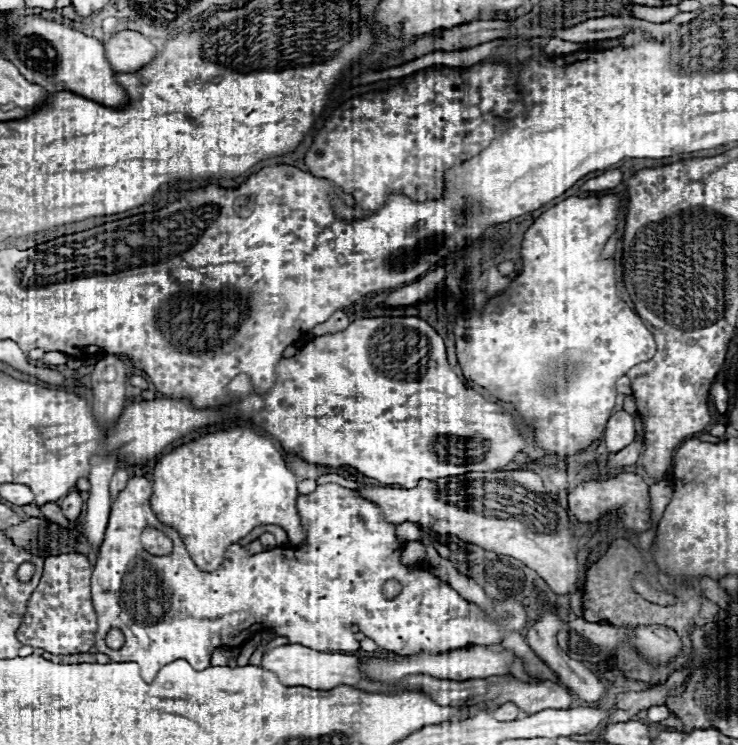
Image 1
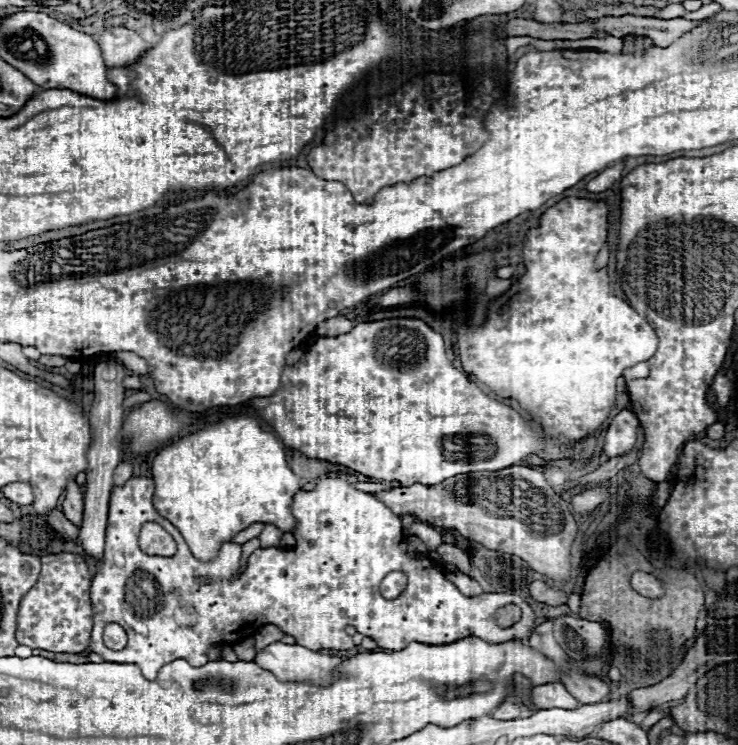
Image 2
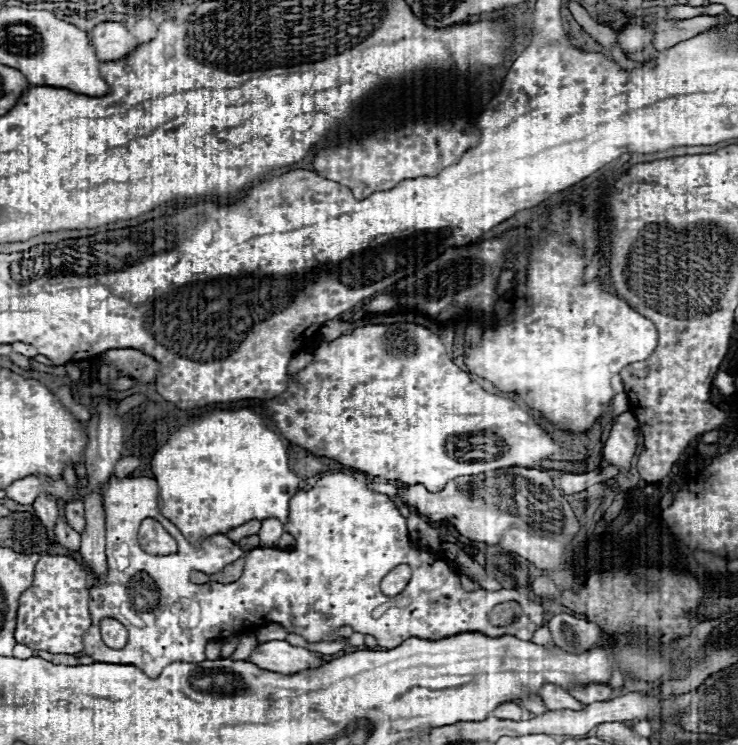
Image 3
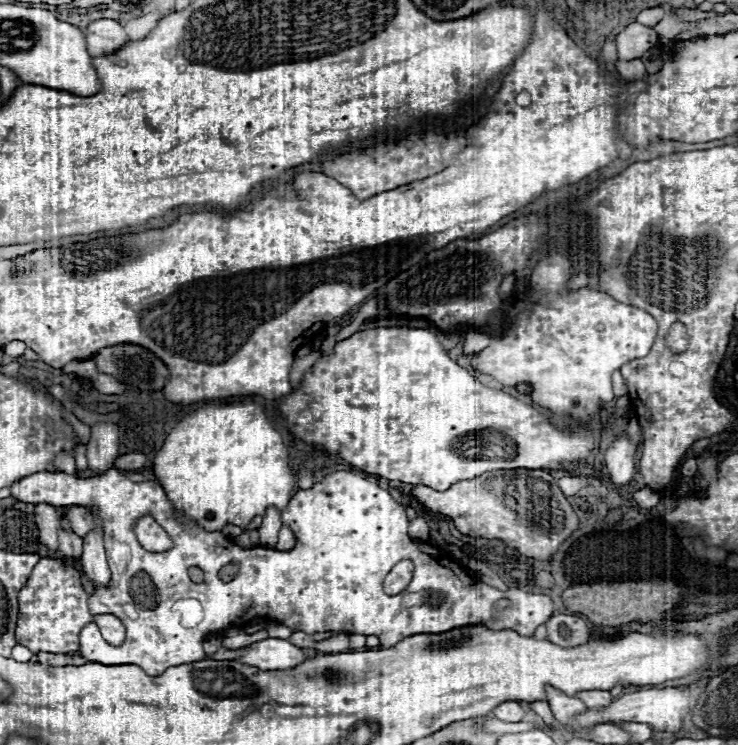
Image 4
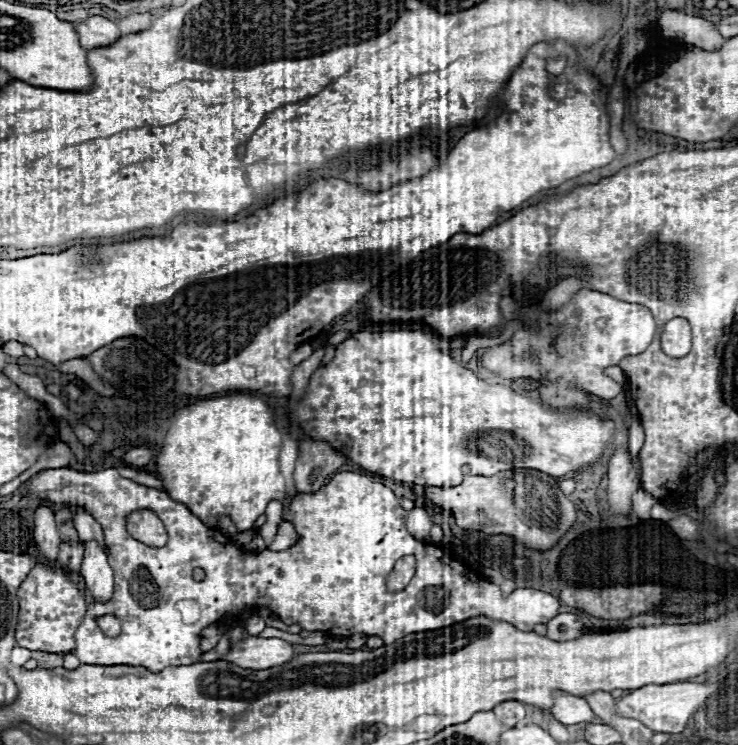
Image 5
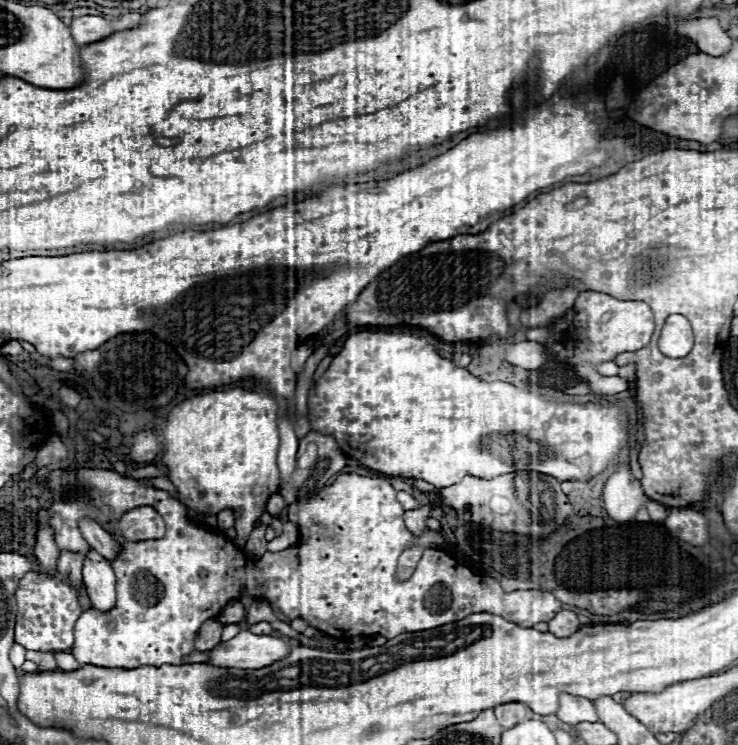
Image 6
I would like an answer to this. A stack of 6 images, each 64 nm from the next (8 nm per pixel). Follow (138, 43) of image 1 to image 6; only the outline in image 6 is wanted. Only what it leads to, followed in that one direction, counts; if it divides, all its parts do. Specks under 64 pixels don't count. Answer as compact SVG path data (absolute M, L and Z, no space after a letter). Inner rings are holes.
M80 16L70 20L70 30L78 46L86 46L86 42L100 42L102 38L110 38L116 30L102 16Z

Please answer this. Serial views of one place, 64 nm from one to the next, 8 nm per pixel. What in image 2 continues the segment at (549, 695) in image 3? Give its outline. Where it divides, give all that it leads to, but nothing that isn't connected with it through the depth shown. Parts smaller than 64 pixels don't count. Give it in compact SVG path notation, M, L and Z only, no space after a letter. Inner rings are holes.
M550 682L542 686L534 686L530 690L530 702L536 710L544 708L564 708L564 710L574 710L580 706L580 702L566 692L566 688L560 682Z

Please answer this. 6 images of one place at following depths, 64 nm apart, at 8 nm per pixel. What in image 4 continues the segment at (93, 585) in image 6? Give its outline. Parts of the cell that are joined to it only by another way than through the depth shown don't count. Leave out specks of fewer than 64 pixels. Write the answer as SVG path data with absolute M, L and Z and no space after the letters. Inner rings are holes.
M86 508L96 522L96 528L84 536L84 552L82 552L82 572L94 582L94 586L108 586L110 582L110 568L104 556L104 532L102 520L94 508Z

